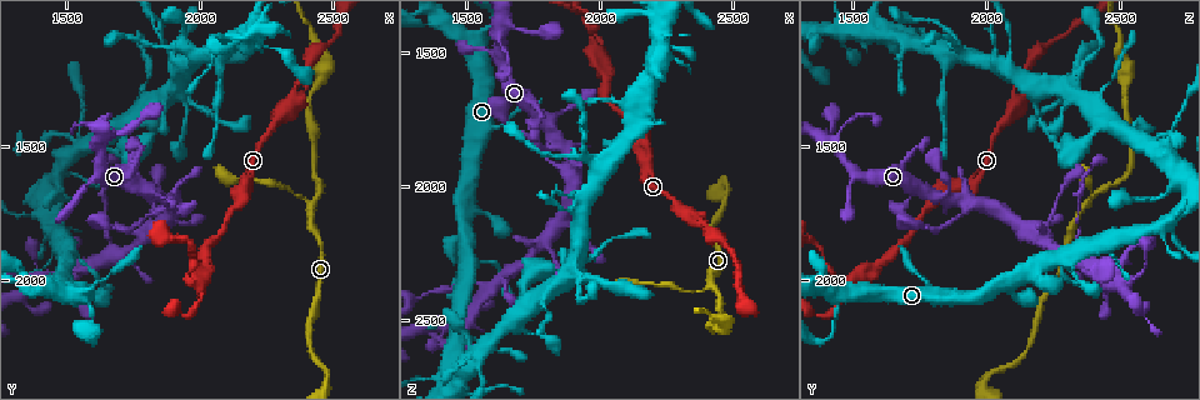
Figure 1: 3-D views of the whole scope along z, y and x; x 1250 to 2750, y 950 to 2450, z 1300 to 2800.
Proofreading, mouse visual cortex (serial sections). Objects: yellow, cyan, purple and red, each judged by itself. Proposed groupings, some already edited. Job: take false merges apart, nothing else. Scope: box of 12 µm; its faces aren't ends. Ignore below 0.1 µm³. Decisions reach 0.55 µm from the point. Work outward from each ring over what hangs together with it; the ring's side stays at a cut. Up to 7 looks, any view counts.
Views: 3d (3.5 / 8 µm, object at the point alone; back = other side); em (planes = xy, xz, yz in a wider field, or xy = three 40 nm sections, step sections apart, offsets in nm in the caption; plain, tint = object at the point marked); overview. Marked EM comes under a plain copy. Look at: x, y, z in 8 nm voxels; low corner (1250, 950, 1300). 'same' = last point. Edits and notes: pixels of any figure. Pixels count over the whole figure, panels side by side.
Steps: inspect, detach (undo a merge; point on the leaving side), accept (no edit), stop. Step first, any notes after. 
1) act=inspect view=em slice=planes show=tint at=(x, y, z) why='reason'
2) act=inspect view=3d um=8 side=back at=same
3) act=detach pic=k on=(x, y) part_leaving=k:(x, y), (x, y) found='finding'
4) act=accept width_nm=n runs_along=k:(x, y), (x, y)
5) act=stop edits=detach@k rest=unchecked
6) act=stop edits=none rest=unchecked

act=inspect view=3d um=3.5 at=(2420, 1730, 2370) why='two arms in line, one across'

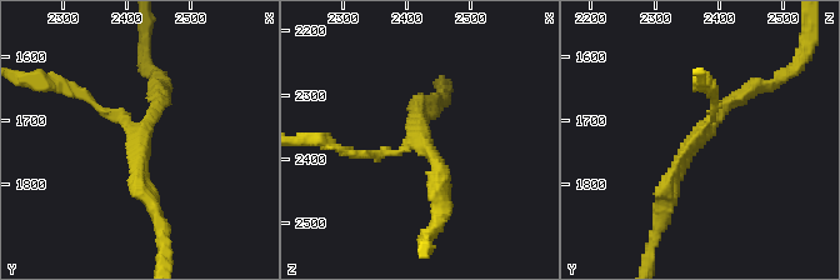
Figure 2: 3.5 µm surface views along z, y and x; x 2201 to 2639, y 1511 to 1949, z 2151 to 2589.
act=accept arm_widths_nm=100,200,200 runs_along=2:(663, 206), (681, 156), (759, 88) found='all the same cell'

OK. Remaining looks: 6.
act=inspect view=em slice=xy step=1 show=tint at=(1900, 1720, 1930) why='branch point'

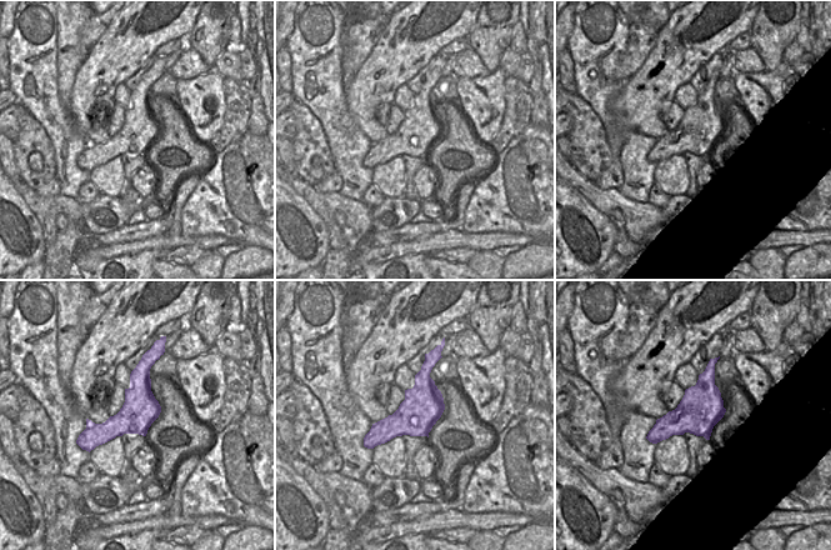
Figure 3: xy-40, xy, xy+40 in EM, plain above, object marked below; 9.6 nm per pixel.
act=inspect view=3d um=3.5 at=same

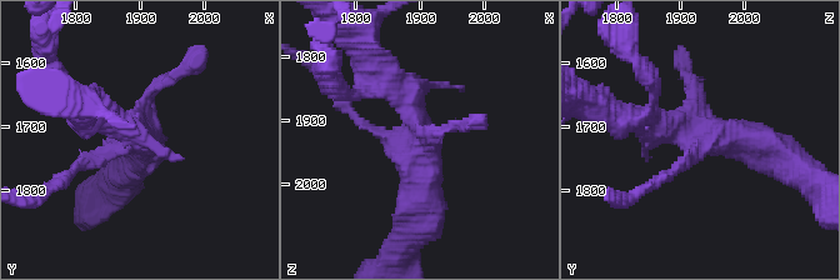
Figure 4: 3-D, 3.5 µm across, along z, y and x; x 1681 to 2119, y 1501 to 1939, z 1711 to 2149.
act=accept runs_along=4:(638, 118), (784, 155) found='all the same cell'

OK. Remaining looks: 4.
act=inspect view=3d um=3.5 at=(1990, 2000, 1490) why='three arms meet'

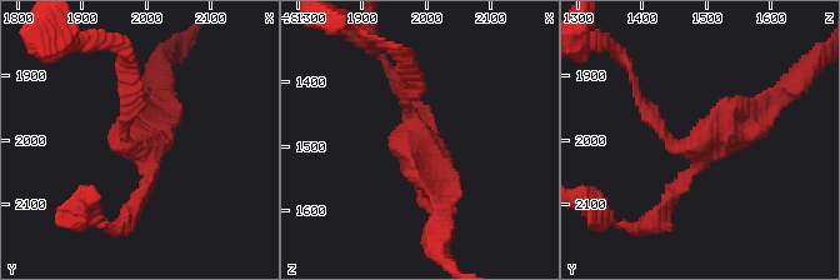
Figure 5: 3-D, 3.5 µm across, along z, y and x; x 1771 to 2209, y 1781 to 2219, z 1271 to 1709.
act=inspect view=em slice=planes show=tint at=(2000, 2005, 1505) arms=3 arm_widths_nm=150,150,250

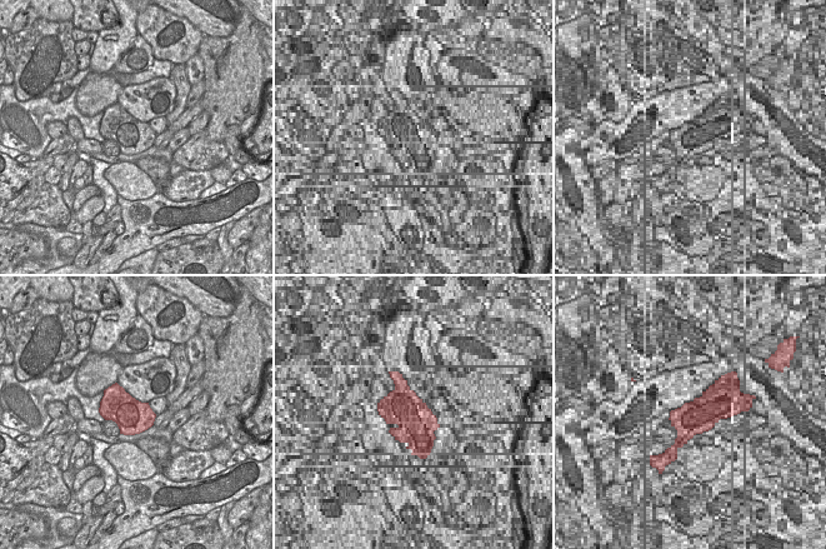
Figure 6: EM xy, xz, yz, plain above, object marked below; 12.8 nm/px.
act=accept runs_along=5:(443, 209), (409, 86) found='one cell here'

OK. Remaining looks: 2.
act=stop edits=none rest=unchecked

